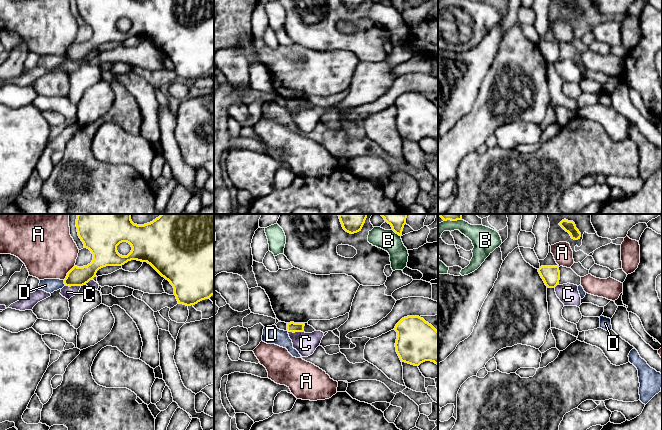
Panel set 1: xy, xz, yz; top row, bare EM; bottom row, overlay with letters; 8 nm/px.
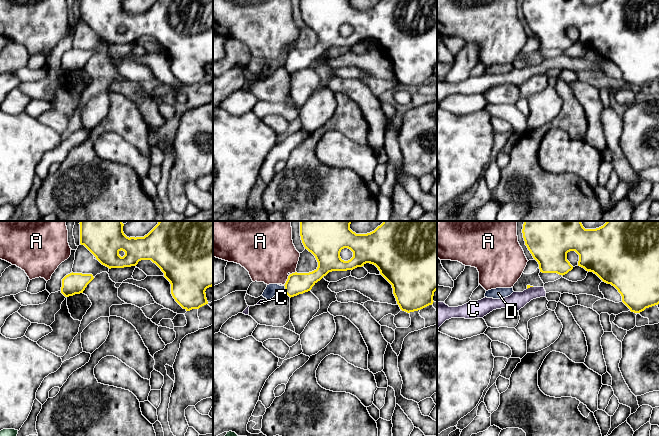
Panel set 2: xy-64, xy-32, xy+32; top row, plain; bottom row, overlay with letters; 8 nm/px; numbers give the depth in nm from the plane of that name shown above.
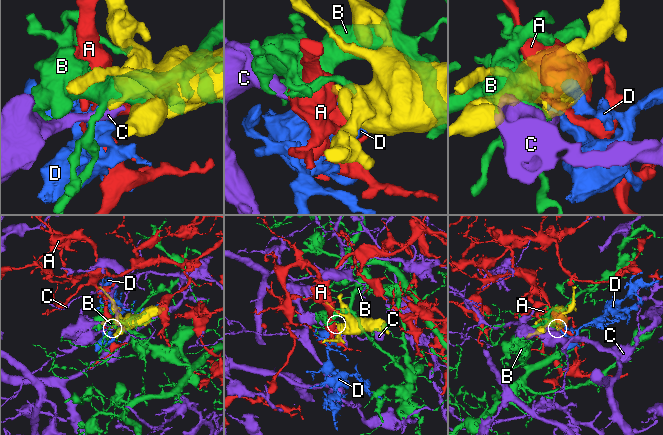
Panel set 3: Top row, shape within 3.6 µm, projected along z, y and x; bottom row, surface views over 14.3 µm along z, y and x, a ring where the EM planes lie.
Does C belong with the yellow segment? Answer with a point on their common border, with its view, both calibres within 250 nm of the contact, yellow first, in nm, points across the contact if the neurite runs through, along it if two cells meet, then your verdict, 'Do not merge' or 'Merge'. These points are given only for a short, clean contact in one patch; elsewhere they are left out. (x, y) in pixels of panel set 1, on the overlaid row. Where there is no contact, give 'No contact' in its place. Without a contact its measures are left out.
Touches yellow at xy (73, 285). Thickness 160 nm (yellow) against 90 nm. Boundary: xy (65, 285), (80, 286). Do not merge

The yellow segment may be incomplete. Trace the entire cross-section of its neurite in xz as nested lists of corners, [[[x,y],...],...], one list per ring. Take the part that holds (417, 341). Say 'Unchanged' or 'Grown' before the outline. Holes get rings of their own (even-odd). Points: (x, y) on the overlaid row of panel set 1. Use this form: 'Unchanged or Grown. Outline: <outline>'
Unchanged. Outline: [[[419,316],[402,318],[395,326],[396,352],[401,360],[414,366],[425,361],[438,365],[438,331]]]

